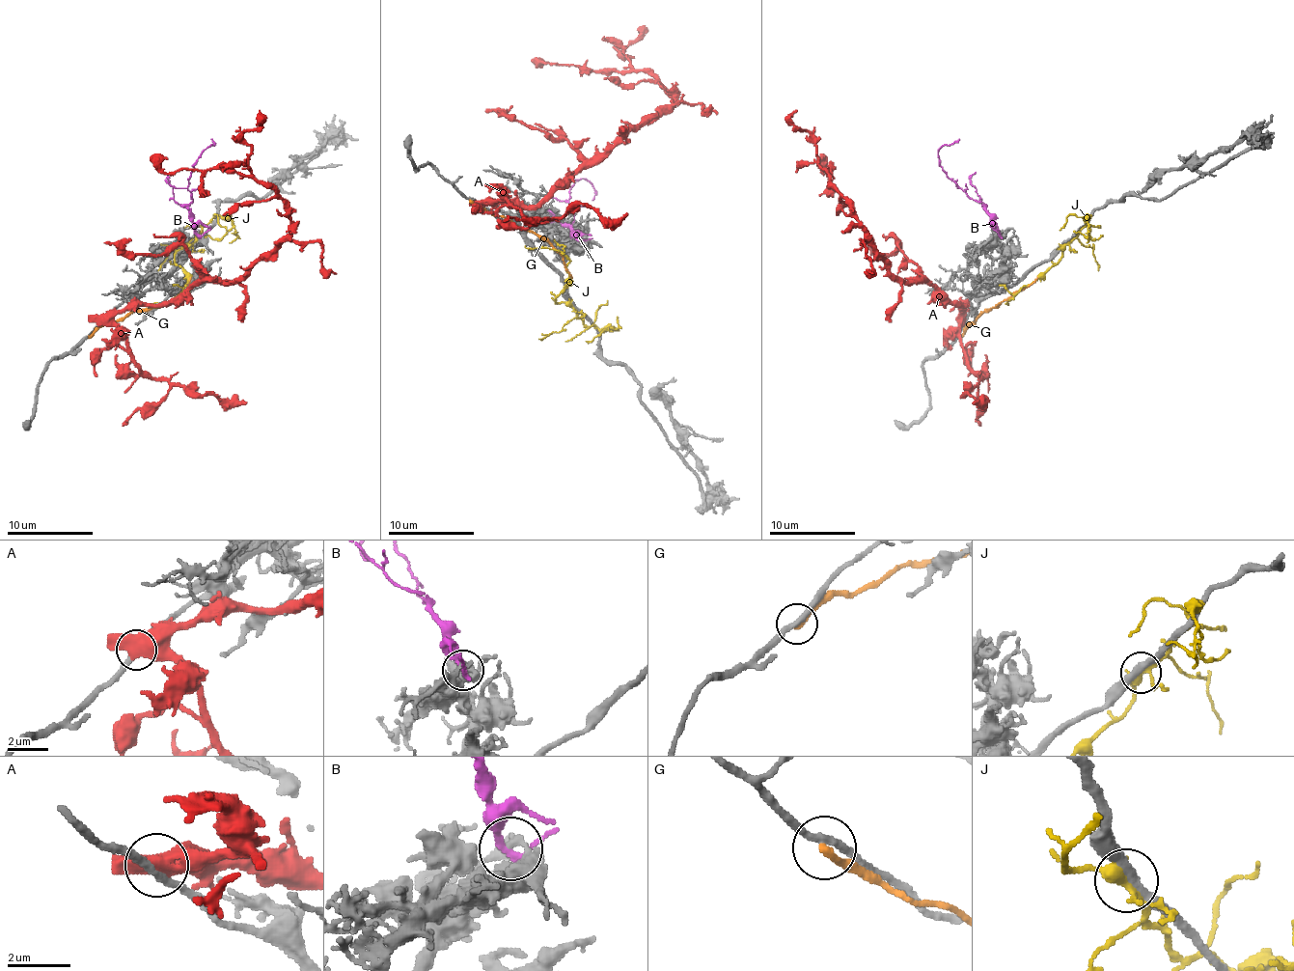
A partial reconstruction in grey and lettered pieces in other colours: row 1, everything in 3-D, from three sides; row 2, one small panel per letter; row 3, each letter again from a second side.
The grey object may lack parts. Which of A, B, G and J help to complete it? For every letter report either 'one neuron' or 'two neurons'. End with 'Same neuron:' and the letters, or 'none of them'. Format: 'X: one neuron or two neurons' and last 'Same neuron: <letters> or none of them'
A: two neurons
B: two neurons
G: two neurons
J: two neurons
Same neuron: none of them

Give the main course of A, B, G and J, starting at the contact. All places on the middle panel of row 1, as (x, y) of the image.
A: (481, 203), (540, 207), (630, 129), (671, 106), (671, 94), (641, 69), (534, 61)
B: (579, 238), (570, 224), (574, 213), (568, 198), (574, 181), (585, 179), (595, 192), (591, 200)
G: (470, 200), (486, 213), (502, 215), (544, 238), (562, 256), (572, 277)
J: (572, 305), (555, 303), (565, 284), (565, 266), (570, 263), (560, 252), (525, 245)

